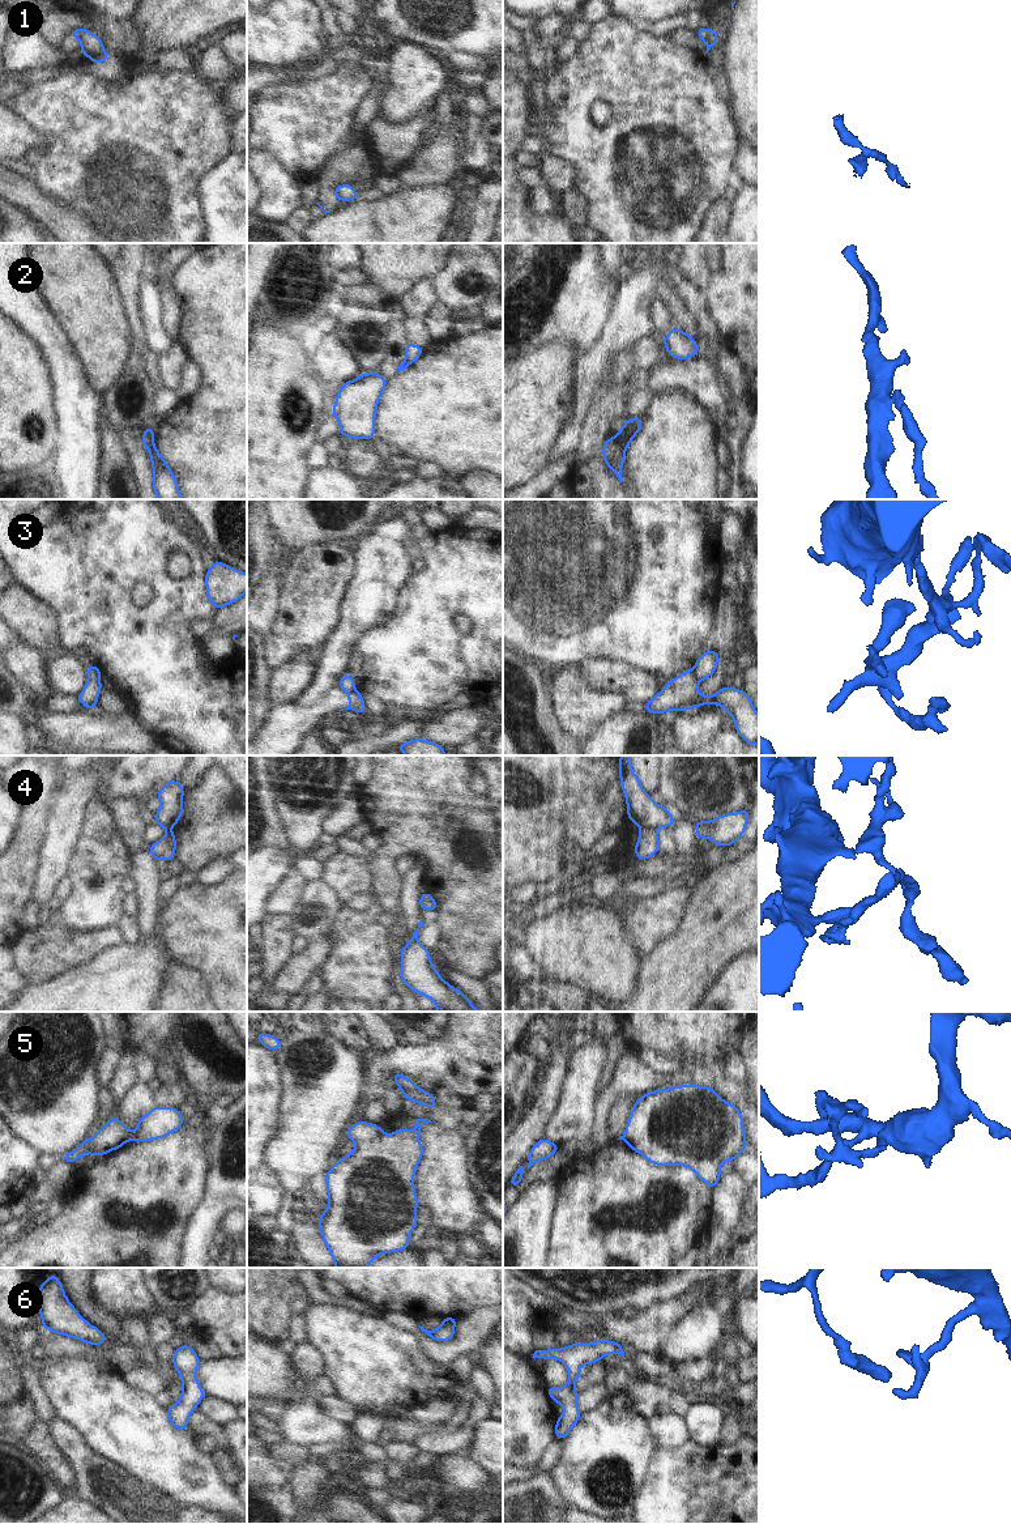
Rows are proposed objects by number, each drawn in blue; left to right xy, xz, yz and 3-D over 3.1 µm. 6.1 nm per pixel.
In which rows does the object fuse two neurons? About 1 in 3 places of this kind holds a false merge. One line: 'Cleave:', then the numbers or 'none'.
Cleave: 1, 2, 3, 4

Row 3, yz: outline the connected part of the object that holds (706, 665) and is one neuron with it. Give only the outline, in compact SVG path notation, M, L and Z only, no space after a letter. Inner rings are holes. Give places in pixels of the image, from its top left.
M713 650L700 655L692 669L699 682L704 681L707 677L711 677L716 672L718 656L720 654Z

